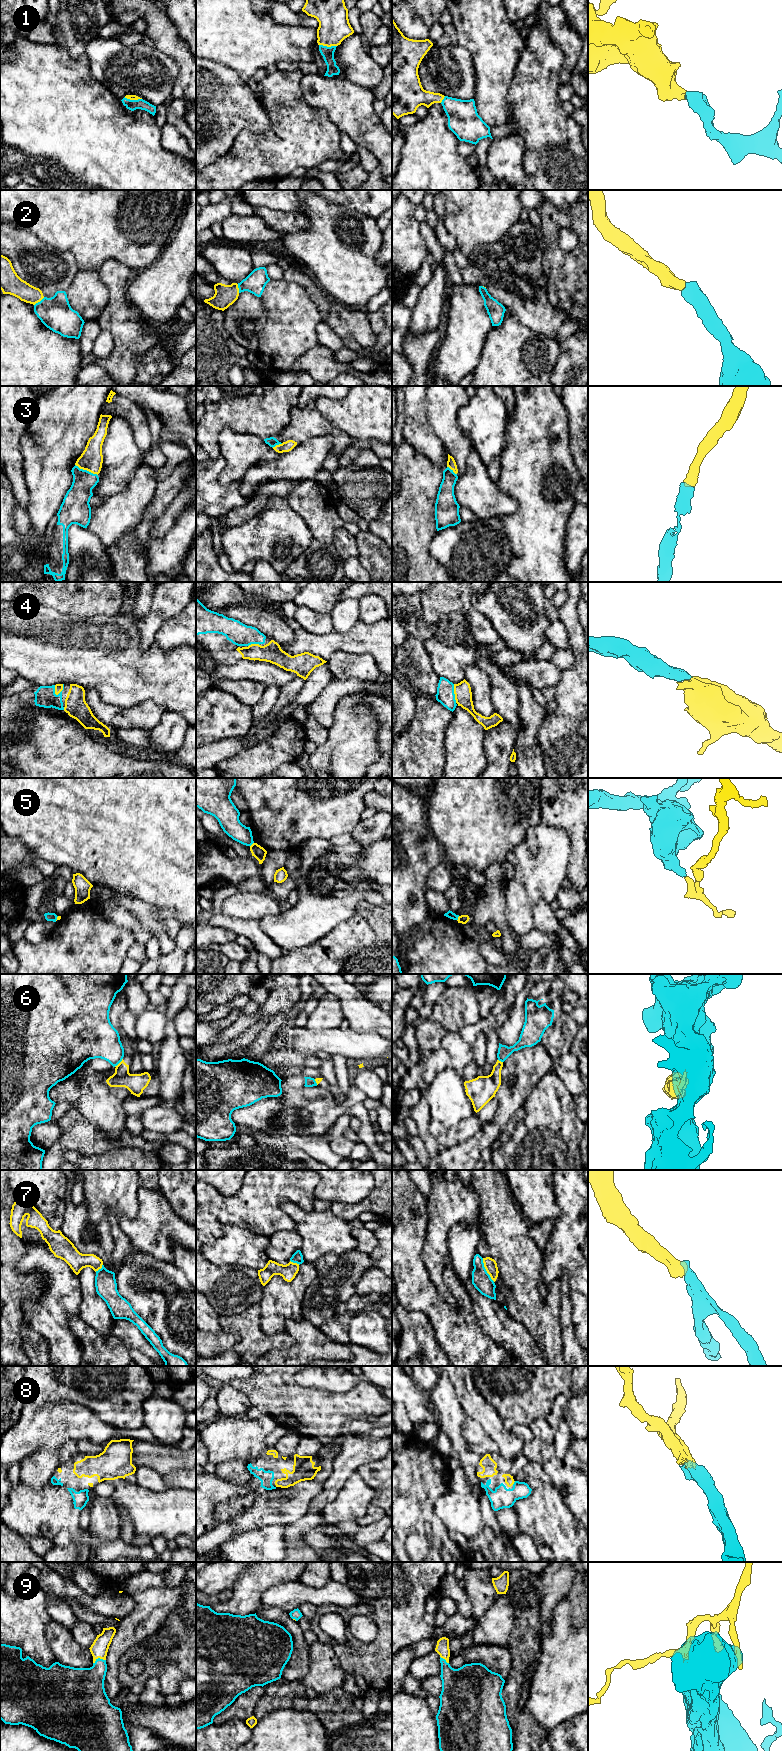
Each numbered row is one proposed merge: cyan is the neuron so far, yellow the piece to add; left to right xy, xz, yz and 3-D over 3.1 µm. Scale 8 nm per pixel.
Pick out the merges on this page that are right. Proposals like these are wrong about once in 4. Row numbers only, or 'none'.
1, 2, 3, 4, 7, 8, 9

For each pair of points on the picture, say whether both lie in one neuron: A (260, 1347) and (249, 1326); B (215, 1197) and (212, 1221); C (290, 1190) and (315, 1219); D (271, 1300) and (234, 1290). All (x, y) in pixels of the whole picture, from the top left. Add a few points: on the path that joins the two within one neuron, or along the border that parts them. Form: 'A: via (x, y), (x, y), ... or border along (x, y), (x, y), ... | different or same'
A: via (255, 1342), (249, 1331) | same
B: via (211, 1203), (210, 1215) | same
C: border along (286, 1202), (290, 1201), (304, 1209), (312, 1210) | different
D: border along (264, 1286), (262, 1298), (258, 1302) | different

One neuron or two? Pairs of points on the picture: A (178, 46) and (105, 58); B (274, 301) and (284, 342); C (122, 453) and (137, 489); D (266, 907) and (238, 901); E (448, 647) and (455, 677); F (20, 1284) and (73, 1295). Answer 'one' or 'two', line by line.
A: two
B: one
C: two
D: one
E: one
F: two

